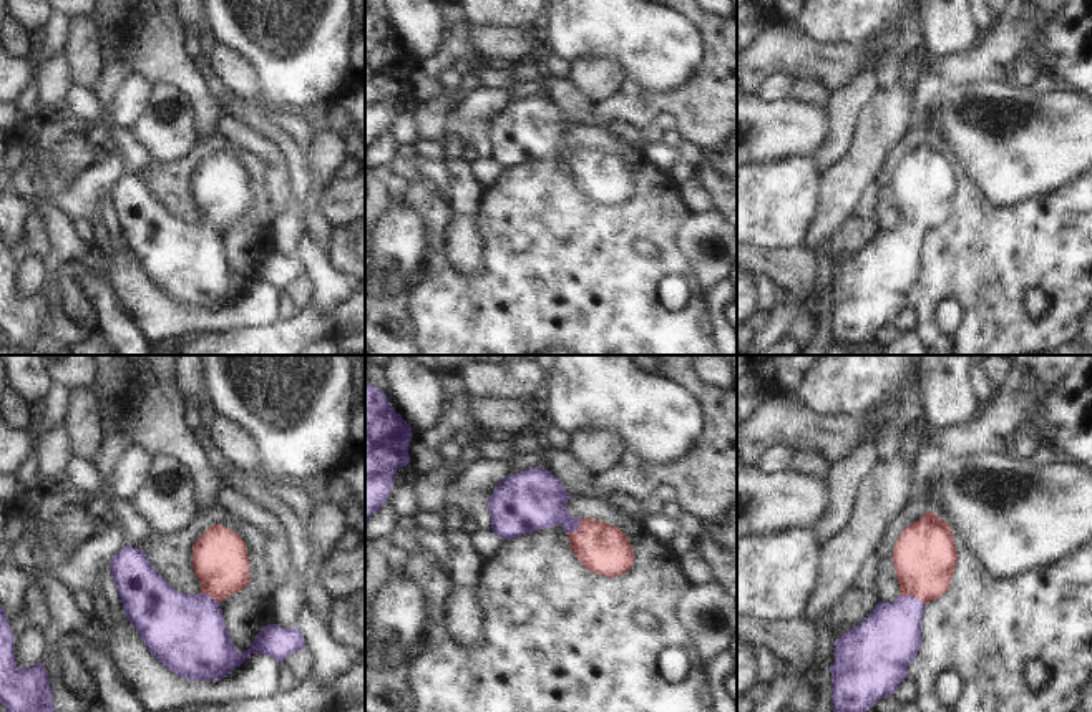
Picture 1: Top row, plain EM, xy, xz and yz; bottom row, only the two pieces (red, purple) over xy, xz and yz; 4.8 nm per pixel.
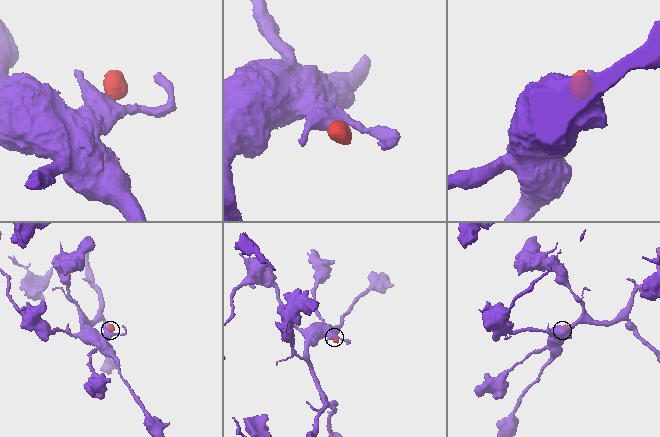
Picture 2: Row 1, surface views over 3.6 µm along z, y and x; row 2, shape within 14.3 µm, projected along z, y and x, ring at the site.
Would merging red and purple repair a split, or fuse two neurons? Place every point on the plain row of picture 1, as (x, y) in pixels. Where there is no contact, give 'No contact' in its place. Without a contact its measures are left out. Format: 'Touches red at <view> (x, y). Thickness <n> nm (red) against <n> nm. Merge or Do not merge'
Touches red at yz (913, 223). Thickness 300 nm (red) against 300 nm. Merge.

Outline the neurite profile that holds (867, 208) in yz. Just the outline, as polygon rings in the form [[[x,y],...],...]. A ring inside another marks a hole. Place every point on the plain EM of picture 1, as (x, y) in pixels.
[[[873,183],[865,189],[861,199],[856,206],[856,216],[861,219],[873,219],[878,216],[878,201],[881,198],[881,188],[878,183]]]

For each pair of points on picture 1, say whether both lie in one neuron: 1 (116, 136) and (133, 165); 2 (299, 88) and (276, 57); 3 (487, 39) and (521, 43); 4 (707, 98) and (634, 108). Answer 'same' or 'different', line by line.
1: same
2: same
3: same
4: same

